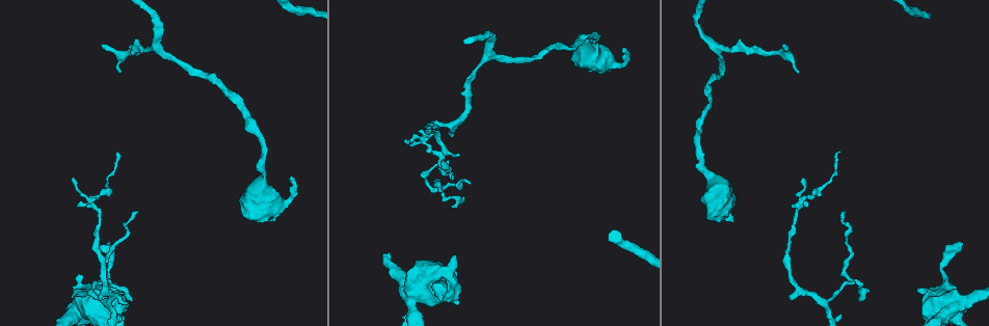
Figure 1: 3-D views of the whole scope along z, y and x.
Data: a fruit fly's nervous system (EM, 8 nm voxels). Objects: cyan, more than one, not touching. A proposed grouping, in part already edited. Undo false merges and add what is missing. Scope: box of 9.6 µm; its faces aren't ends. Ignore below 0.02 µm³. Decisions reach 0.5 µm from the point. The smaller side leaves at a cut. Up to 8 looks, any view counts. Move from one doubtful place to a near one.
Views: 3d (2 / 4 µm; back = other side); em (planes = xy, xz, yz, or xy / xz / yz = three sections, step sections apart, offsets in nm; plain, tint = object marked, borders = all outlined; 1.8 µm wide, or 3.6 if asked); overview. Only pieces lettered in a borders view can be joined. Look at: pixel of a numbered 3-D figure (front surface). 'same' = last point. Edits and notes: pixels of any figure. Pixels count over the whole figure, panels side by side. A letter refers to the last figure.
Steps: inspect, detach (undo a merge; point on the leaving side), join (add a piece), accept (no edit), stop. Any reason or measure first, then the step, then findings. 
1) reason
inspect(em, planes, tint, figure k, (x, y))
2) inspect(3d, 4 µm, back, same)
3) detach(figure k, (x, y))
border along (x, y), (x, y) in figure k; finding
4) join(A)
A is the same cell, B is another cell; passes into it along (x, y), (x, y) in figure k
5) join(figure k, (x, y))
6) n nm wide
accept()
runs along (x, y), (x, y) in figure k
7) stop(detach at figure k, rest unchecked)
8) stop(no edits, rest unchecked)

three-way junction
inspect(em, planes, borders, figure 1, (446, 169))

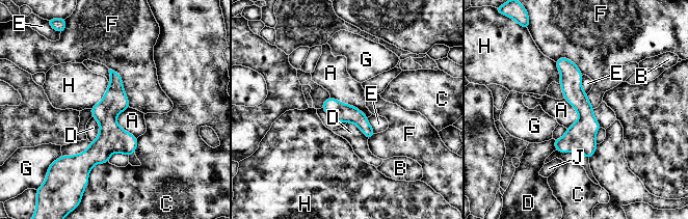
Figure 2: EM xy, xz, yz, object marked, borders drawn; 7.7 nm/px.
140 nm wide
accept()
A, B, C, D, E, F, G, H and J are other cells; runs along (561, 60), (585, 111), (588, 155) in figure 2; continuous, no second neuron

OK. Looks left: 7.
thick turns thin
inspect(em, 3.6 µm, yz, step 4, tint, figure 1, (417, 288))

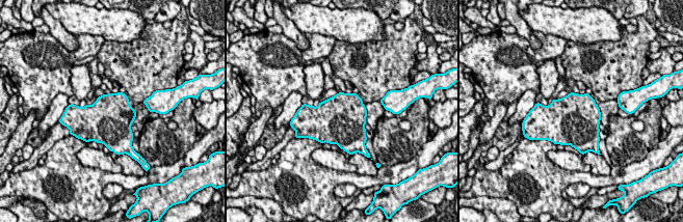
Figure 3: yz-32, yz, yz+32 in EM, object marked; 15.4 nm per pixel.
inspect(em, 3.6 µm, xz, step 4, borders, same)

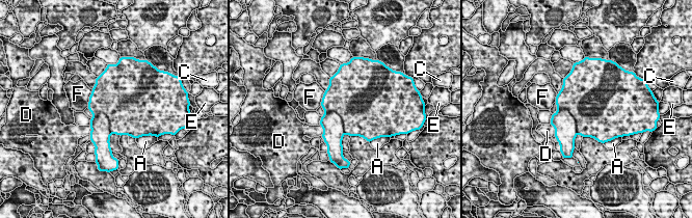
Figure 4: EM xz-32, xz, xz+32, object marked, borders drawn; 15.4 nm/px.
accept()
A, C, D, E and F are other cells; all the same neuron

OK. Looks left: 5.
an open end
inspect(em, planes, borders, figure 1, (439, 300))

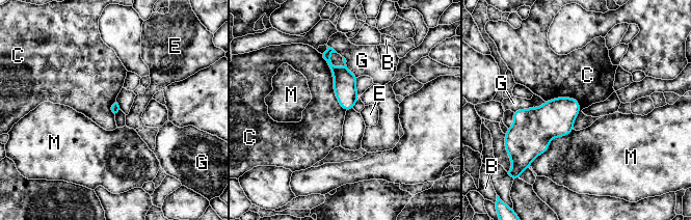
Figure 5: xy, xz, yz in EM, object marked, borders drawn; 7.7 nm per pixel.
accept()
B, C, E, G and M are other cells; none of them fits

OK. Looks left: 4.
stop(no edits, rest unchecked)

